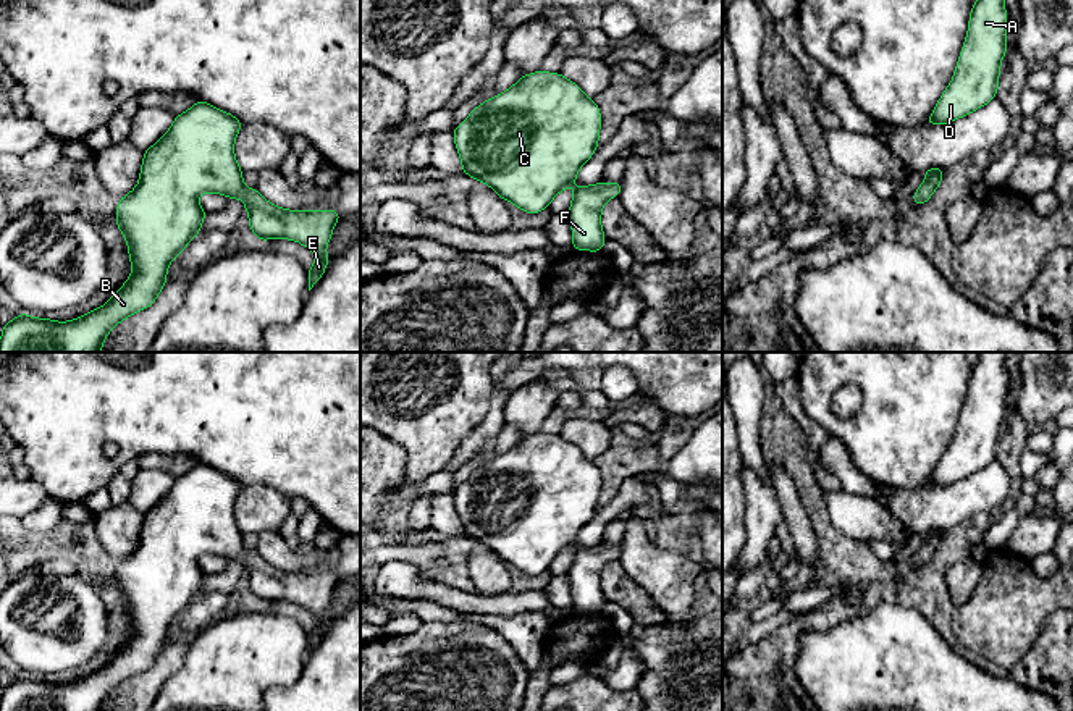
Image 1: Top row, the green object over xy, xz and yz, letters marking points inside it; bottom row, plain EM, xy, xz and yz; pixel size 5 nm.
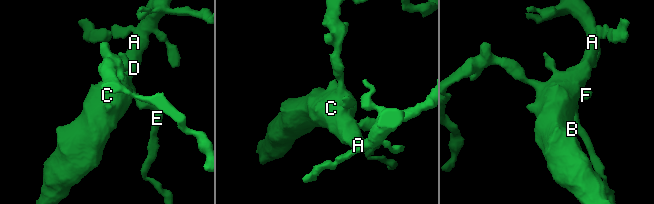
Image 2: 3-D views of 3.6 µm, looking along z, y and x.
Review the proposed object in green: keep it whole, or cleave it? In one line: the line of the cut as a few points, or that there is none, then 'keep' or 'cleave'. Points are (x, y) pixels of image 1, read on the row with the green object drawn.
no cut; keep

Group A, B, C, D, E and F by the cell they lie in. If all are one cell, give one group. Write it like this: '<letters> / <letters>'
A B C D E F

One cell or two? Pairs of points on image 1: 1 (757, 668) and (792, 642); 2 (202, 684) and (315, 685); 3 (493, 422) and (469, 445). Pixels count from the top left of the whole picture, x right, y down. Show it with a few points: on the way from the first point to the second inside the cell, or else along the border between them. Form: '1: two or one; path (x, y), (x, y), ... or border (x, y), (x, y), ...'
1: one; path (765, 658), (782, 642)
2: two; border (309, 653), (293, 684), (262, 694)
3: one; path (487, 429), (475, 440)

